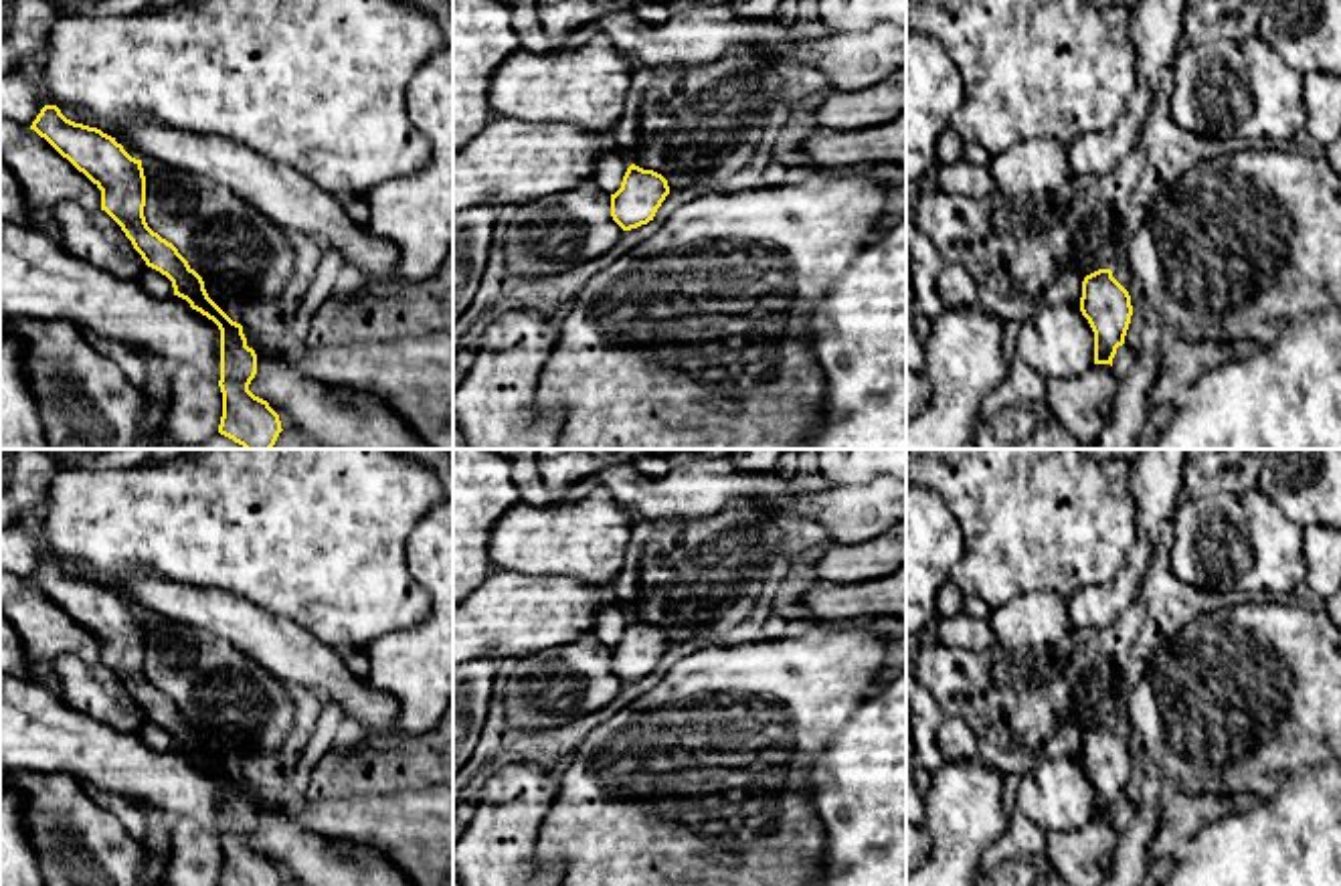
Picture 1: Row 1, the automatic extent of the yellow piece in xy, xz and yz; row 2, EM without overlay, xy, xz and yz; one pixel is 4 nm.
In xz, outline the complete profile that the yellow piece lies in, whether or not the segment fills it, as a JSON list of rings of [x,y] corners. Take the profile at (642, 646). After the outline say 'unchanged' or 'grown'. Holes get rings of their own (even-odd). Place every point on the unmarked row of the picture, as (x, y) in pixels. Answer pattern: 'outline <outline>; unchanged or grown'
outline [[[631,617],[621,641],[611,647],[611,670],[623,684],[637,682],[653,674],[667,647],[669,639],[661,627]]]; unchanged

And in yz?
outline [[[1098,722],[1084,730],[1080,765],[1094,785],[1094,817],[1112,819],[1116,801],[1125,797],[1133,759],[1129,744],[1110,722]]]; unchanged

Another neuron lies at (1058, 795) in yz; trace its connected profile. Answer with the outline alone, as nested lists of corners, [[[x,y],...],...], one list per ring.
[[[1042,759],[1019,779],[1015,807],[1044,831],[1080,831],[1094,817],[1094,785],[1080,759]]]

